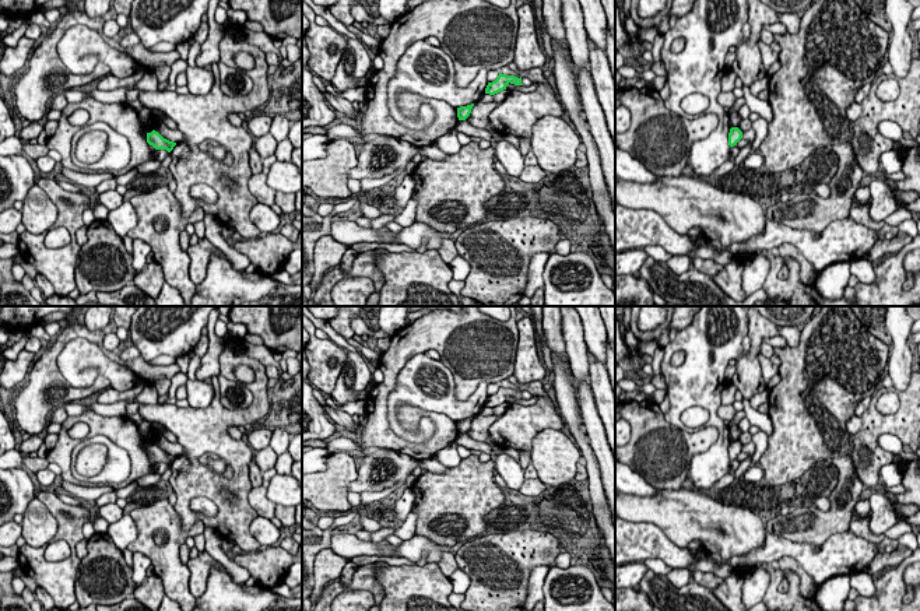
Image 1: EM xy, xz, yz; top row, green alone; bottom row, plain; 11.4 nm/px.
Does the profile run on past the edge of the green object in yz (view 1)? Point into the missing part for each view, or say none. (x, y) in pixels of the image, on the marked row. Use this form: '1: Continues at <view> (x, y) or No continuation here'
1: No continuation here

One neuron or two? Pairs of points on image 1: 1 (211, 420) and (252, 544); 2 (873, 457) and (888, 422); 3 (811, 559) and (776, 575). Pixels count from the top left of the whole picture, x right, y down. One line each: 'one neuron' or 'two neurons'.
1: one neuron
2: one neuron
3: two neurons

